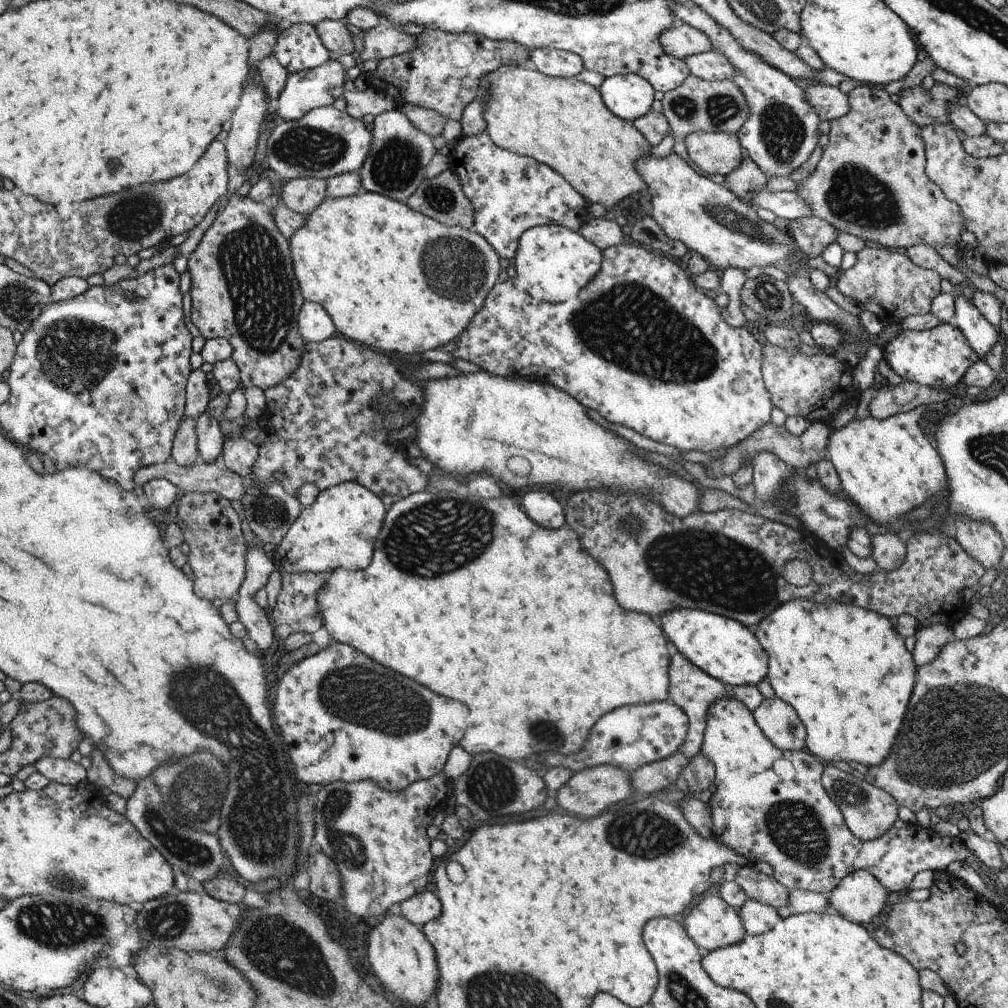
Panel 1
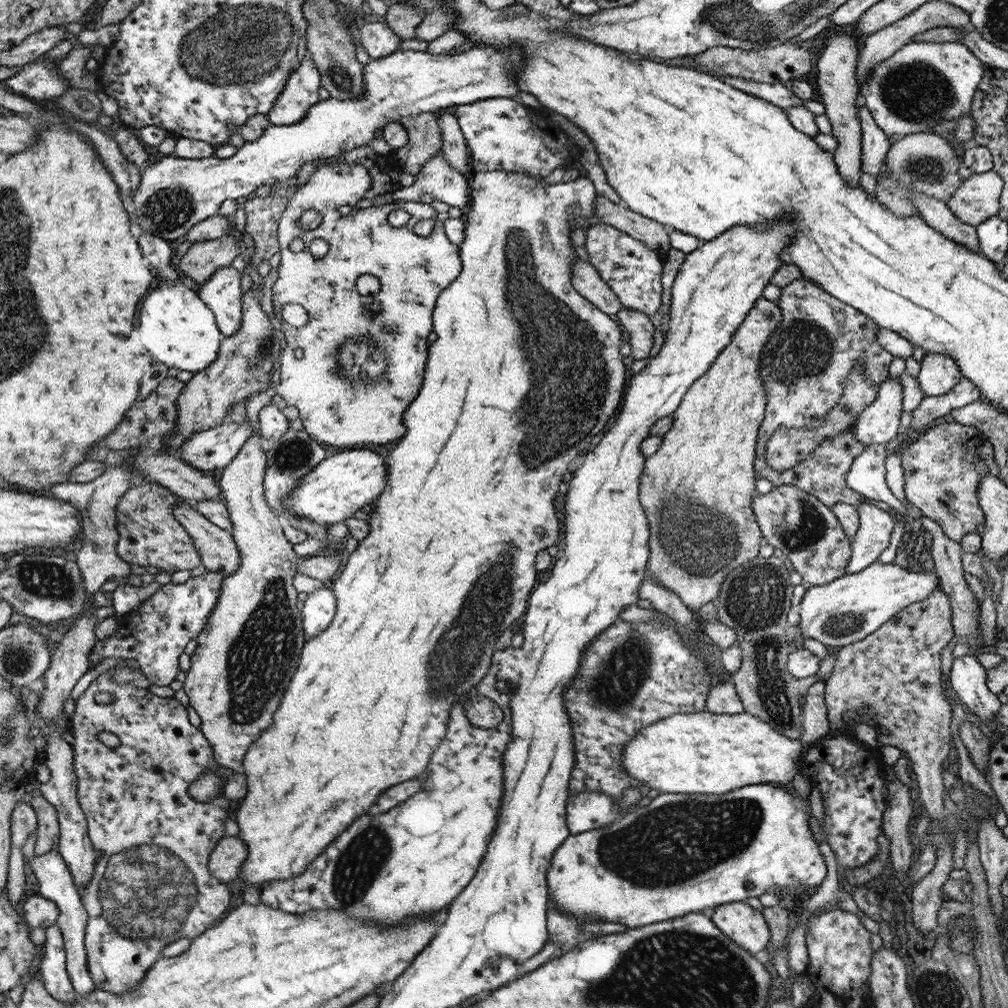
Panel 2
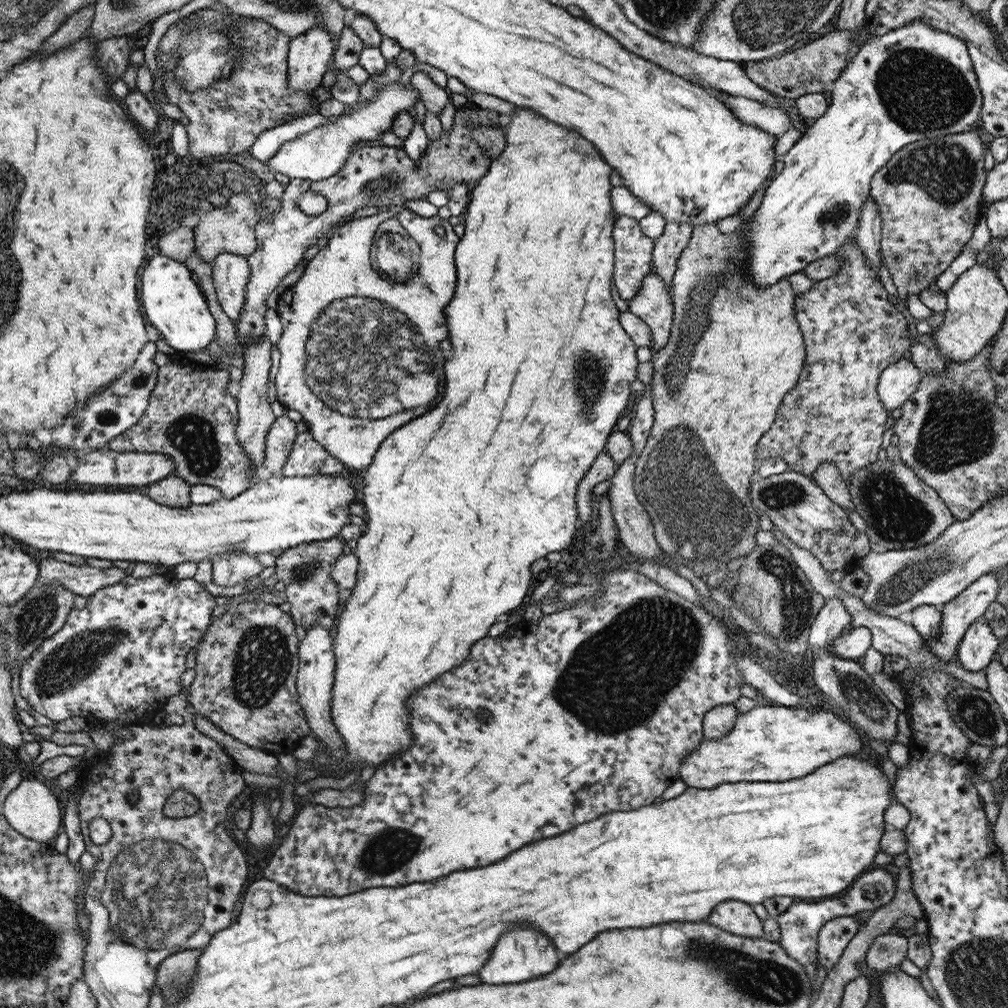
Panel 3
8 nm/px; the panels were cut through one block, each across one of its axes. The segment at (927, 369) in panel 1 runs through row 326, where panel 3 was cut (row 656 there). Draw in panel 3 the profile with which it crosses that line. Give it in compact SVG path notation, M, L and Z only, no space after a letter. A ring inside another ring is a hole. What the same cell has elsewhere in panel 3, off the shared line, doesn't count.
M991 572L990 574L981 576L956 598L953 598L943 606L939 637L931 638L931 640L926 639L923 642L925 646L929 648L929 651L935 654L940 660L950 663L958 661L956 658L957 650L967 628L974 621L982 619L986 609L992 602L996 601L996 595L1001 589L998 585L998 578L996 579L996 573L997 572Z

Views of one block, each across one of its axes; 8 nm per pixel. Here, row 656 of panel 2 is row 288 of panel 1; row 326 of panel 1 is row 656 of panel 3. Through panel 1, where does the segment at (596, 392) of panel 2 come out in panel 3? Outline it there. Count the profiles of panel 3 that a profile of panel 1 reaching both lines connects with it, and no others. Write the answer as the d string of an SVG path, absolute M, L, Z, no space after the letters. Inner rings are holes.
M516 108L503 131L506 146L471 190L464 218L466 230L456 247L455 294L444 309L449 328L448 339L453 344L454 355L444 362L442 394L426 412L386 437L364 474L366 486L363 505L368 520L363 526L363 535L352 550L359 558L358 581L351 589L350 600L341 616L338 616L332 634L336 666L330 718L346 742L348 762L346 766L336 766L324 756L322 750L318 750L316 760L320 758L324 770L328 768L326 774L350 772L354 766L358 766L358 762L364 766L376 766L377 769L412 746L414 739L410 733L410 709L407 707L409 696L446 671L451 672L460 666L468 658L470 647L478 639L487 636L490 626L505 619L524 602L532 582L532 562L544 558L550 552L560 552L574 539L579 522L575 497L578 485L598 455L604 451L608 435L616 429L616 424L628 406L630 384L637 380L638 347L621 325L619 309L610 292L614 273L612 231L615 221L612 215L615 210L611 199L613 184L610 183L613 168L604 162L600 152L586 138L546 120L534 110Z

